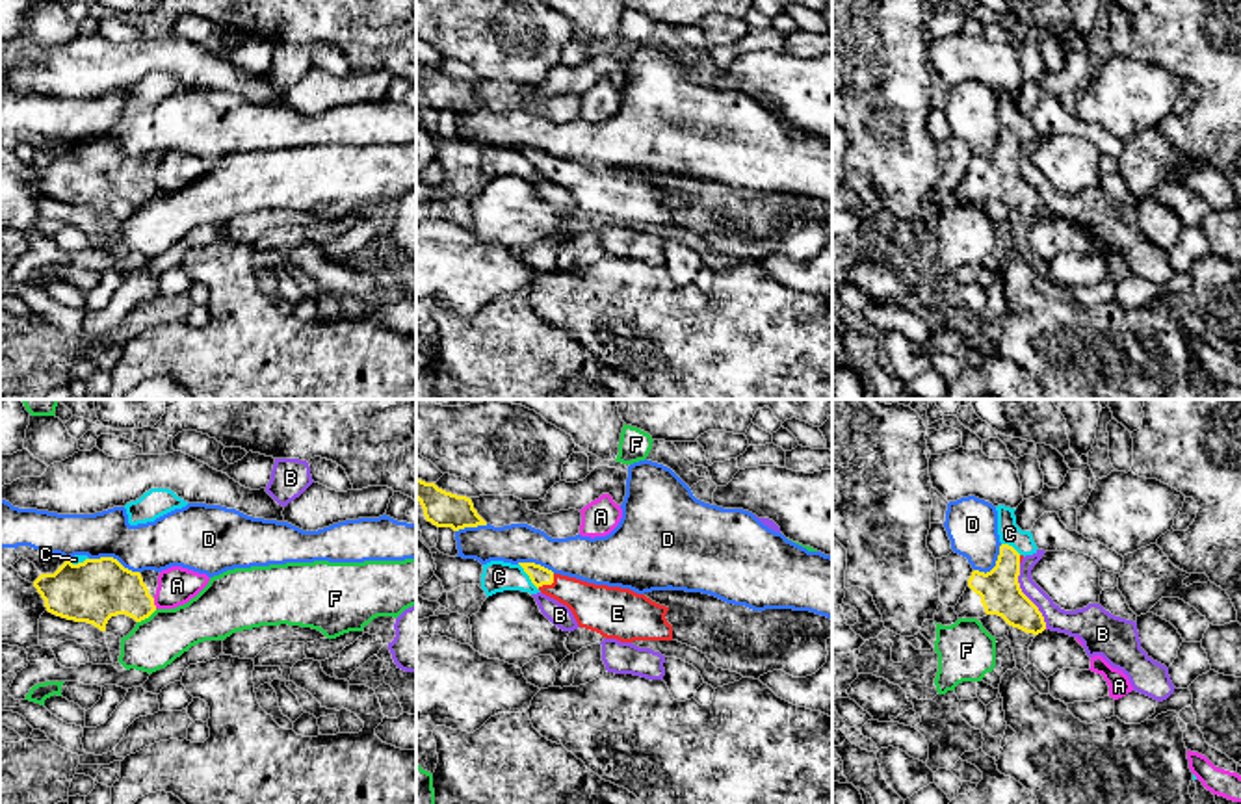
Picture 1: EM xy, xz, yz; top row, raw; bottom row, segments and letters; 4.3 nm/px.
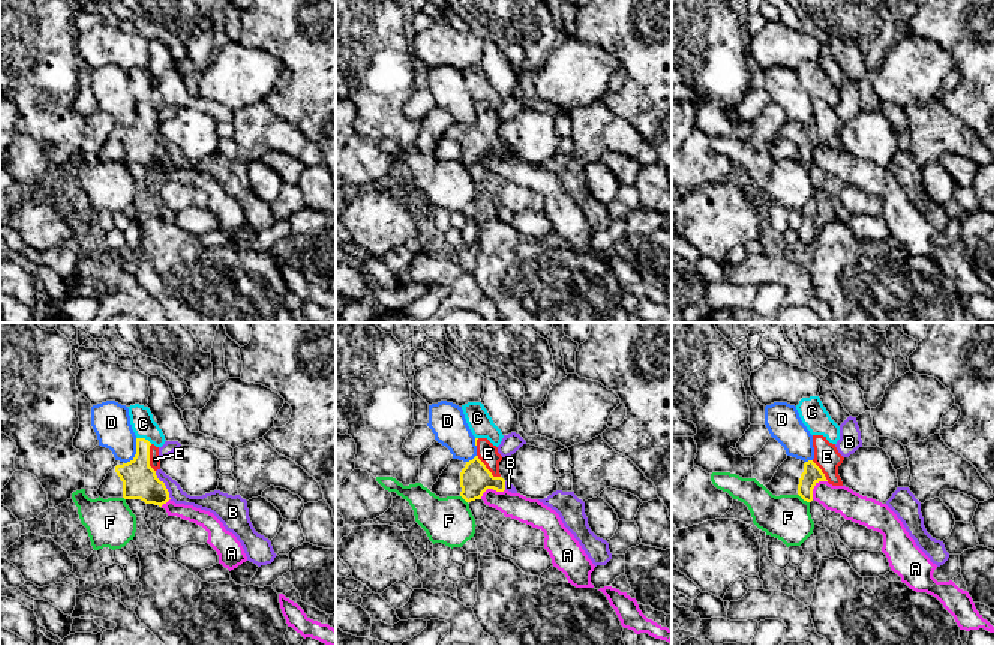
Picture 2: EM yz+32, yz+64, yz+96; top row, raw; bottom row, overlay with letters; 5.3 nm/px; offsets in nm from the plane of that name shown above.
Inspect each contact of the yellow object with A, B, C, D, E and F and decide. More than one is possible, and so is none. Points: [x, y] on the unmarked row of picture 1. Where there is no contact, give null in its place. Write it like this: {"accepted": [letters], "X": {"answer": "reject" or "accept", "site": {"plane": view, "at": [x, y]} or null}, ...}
{"accepted": ["E"], "A": {"answer": "reject", "site": {"plane": "xy", "at": [153, 188]}}, "B": {"answer": "reject", "site": {"plane": "yz", "at": [1024, 179]}}, "C": {"answer": "reject", "site": {"plane": "xz", "at": [528, 158]}}, "D": {"answer": "reject", "site": {"plane": "xy", "at": [112, 142]}}, "E": {"answer": "accept", "site": {"plane": "xz", "at": [548, 168]}}, "F": {"answer": "reject", "site": {"plane": "xy", "at": [147, 201]}}}

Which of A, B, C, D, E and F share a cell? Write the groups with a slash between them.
A / B / C / D / E / F

